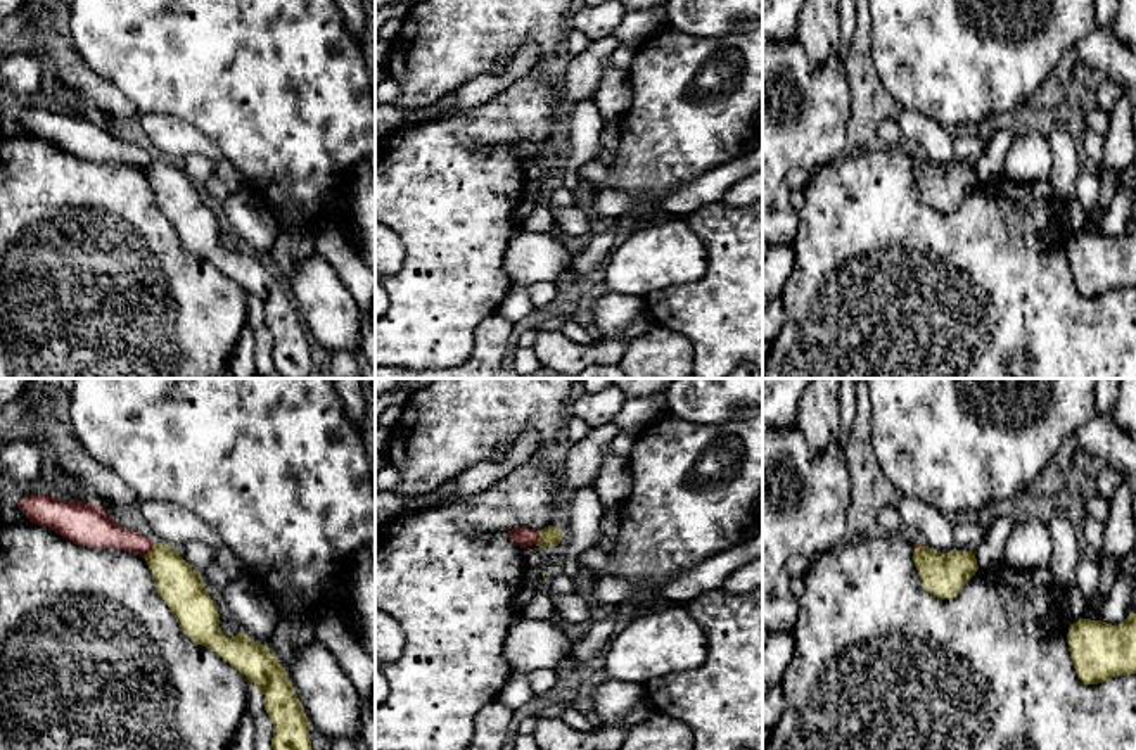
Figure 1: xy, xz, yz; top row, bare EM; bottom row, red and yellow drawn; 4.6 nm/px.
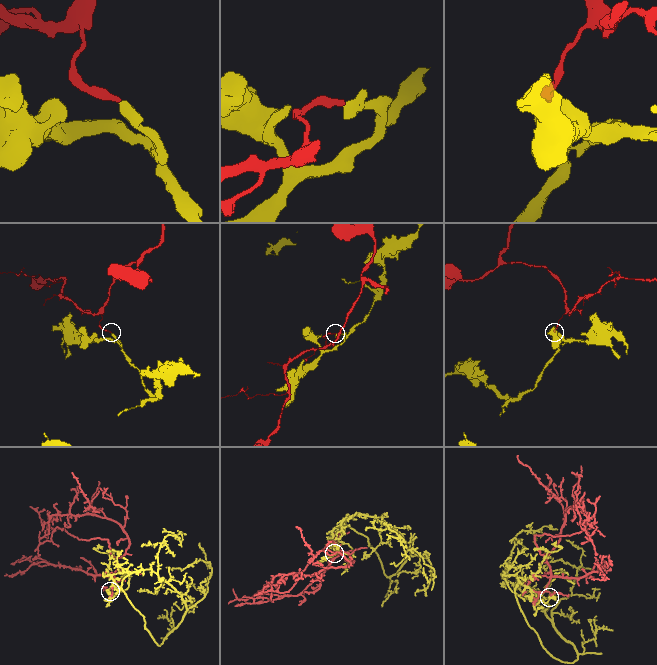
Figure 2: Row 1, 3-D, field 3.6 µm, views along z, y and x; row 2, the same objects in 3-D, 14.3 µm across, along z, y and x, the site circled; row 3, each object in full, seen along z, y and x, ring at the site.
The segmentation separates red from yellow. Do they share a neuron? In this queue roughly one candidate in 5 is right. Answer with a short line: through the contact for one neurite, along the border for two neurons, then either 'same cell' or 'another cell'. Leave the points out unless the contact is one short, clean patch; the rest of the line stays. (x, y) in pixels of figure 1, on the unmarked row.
xz (540, 144), (535, 156) | another cell

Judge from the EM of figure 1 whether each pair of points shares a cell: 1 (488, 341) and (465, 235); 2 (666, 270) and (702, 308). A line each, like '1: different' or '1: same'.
1: different
2: different

